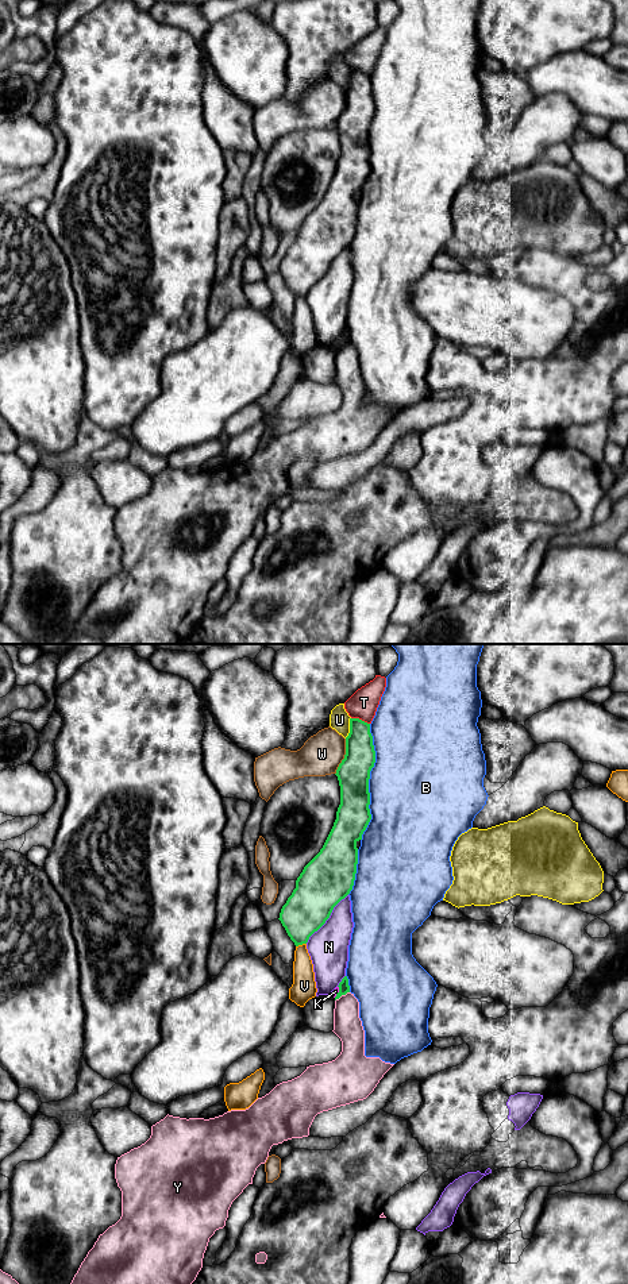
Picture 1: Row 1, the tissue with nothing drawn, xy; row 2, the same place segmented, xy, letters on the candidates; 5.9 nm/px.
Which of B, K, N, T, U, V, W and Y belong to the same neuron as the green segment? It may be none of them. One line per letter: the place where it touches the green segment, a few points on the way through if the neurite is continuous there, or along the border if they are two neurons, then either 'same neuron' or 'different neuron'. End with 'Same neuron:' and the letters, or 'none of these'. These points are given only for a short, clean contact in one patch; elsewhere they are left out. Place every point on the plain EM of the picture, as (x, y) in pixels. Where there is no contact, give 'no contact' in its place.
B: xy (368, 134) | different neuron
K: xy (339, 343) | different neuron
N: xy (328, 269) | different neuron
T: xy (361, 72) | different neuron
U: xy (350, 80) | different neuron
V: xy (300, 296) | different neuron
W: xy (345, 108) | different neuron
Y: xy (342, 346) | different neuron
Same neuron: none of these

